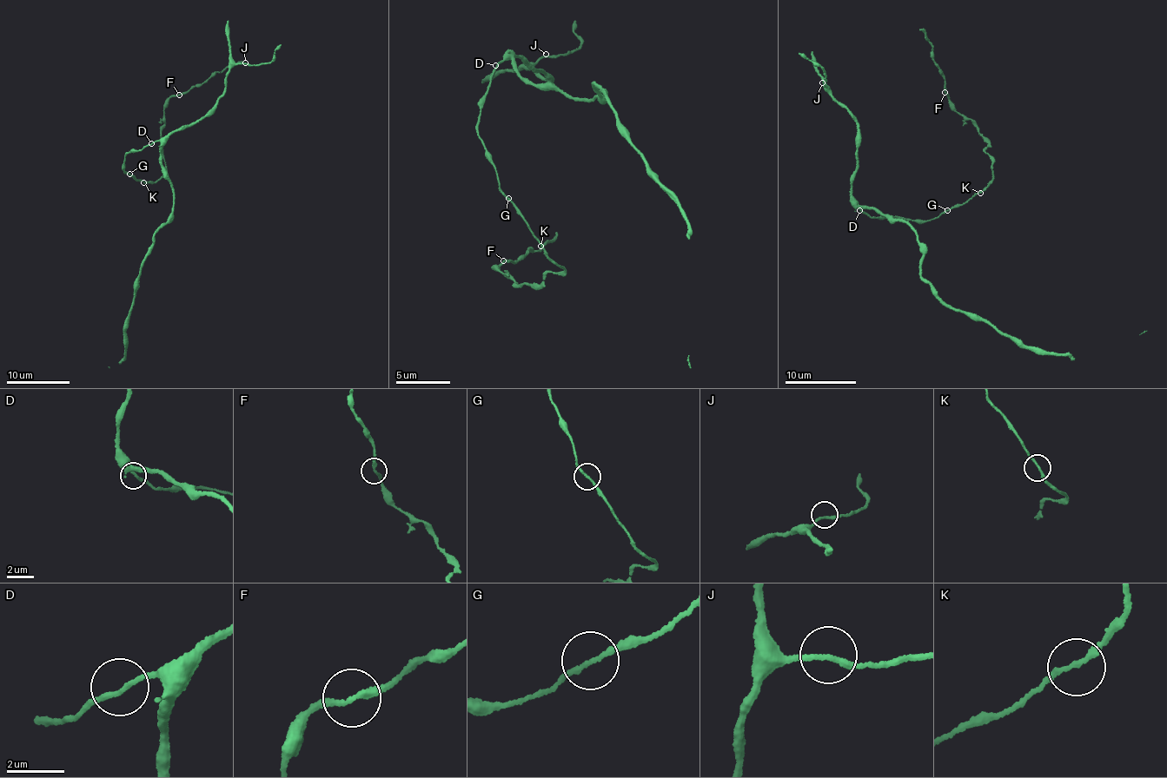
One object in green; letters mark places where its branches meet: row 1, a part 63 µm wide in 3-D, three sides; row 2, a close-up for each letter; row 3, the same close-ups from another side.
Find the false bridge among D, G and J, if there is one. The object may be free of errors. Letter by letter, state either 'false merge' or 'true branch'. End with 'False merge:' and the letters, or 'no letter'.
D: true branch
G: true branch
J: true branch
False merge: no letter

